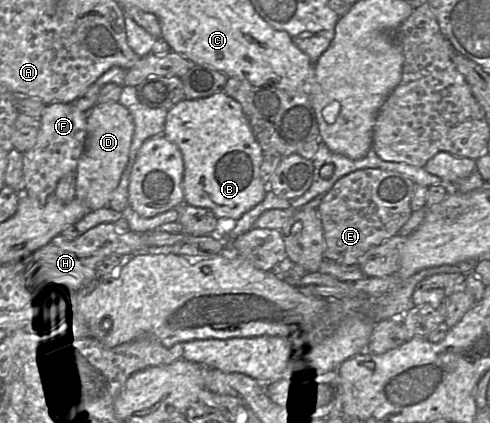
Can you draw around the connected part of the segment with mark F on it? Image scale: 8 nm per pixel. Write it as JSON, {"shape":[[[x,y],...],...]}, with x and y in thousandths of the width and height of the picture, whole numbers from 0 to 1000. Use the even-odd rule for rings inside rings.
{"shape":[[[112,241],[92,248],[80,284],[82,305],[73,340],[65,352],[47,362],[47,418],[51,428],[47,459],[90,475],[110,456],[122,423],[141,409],[151,409],[157,397],[178,329],[178,267],[159,260],[147,243]]]}

